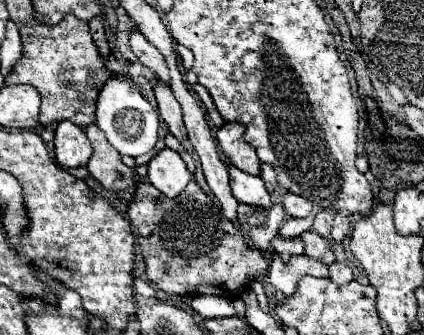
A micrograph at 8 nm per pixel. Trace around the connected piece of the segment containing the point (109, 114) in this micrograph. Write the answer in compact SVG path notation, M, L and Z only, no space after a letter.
M112 77L112 79L108 79L108 83L104 85L104 89L98 95L96 125L102 129L108 143L120 155L140 157L140 155L146 155L154 149L154 145L158 141L160 119L158 119L156 109L140 95L140 91L132 83Z

